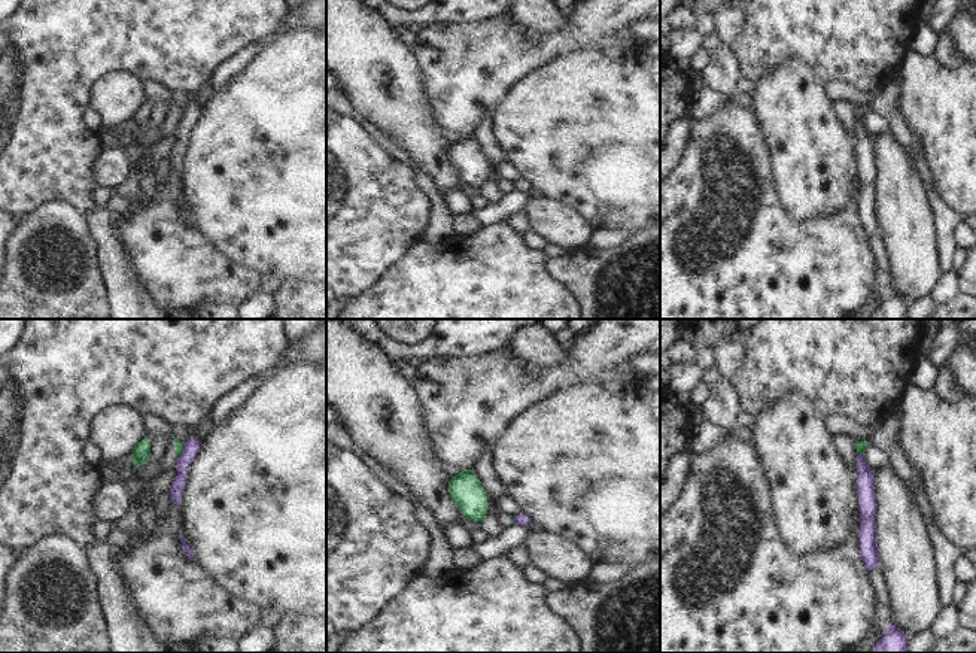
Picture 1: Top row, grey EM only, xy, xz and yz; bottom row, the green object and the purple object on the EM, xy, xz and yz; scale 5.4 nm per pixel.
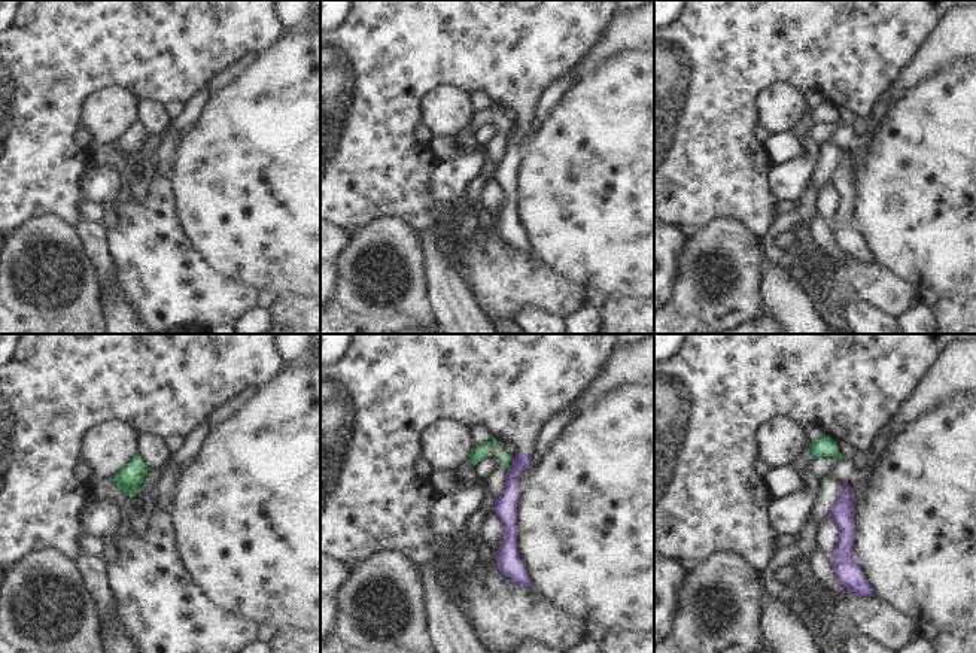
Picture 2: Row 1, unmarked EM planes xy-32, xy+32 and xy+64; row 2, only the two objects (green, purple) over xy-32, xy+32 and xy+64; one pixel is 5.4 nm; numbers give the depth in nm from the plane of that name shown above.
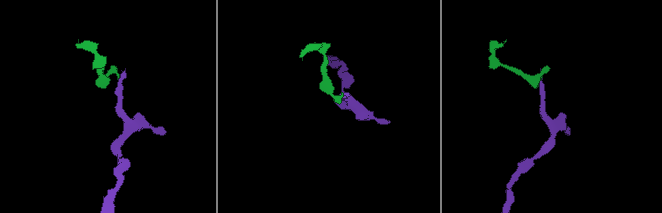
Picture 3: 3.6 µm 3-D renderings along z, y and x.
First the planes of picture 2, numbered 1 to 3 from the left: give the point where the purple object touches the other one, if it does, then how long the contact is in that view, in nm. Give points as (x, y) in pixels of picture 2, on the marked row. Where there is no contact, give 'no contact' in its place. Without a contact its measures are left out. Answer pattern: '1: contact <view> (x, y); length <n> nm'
1: no contact
2: no contact
3: no contact

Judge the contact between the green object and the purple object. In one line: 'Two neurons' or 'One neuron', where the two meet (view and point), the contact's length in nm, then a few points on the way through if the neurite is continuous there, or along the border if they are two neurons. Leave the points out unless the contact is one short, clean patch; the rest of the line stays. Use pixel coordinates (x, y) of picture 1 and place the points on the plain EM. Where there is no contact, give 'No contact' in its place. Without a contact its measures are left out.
Two neurons. Touches green at xy (182, 117). Shared border 90 nm. Boundary: xy (184, 109), (184, 117), (178, 122)

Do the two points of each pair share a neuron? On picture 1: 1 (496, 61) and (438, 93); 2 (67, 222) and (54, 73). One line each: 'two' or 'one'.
1: one
2: two

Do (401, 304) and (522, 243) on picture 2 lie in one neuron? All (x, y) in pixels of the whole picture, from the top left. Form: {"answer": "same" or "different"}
{"answer": "different"}

